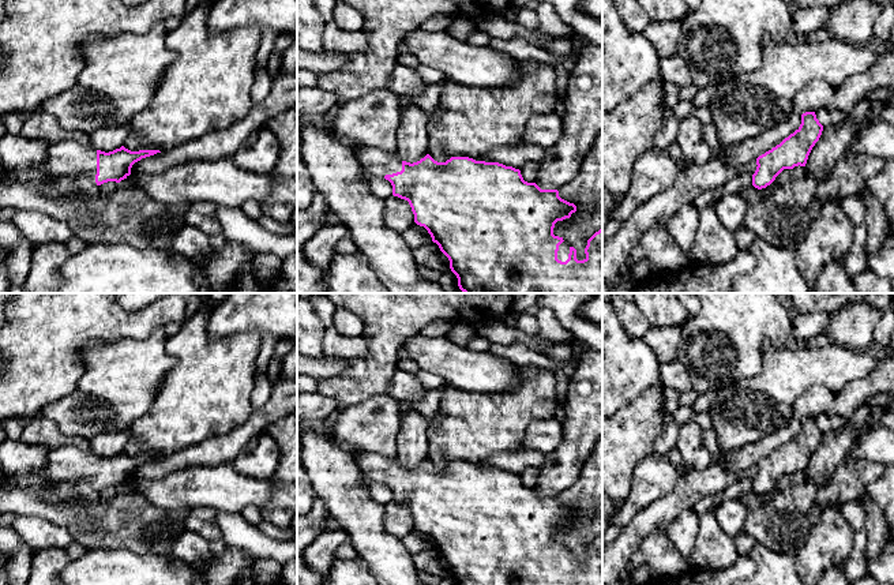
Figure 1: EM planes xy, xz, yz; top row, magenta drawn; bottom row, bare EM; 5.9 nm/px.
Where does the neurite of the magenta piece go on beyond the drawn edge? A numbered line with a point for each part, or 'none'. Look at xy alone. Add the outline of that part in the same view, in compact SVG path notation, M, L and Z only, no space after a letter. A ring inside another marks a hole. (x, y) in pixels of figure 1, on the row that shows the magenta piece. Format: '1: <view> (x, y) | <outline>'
1: xy (70, 158) | M74 140L59 142L49 146L48 160L40 166L44 175L59 179L71 177L76 180L80 176L91 177L95 181L97 175L97 149L93 145L83 146Z

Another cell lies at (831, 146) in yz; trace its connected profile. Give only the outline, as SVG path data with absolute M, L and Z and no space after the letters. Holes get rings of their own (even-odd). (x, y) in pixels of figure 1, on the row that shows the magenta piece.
M861 101L850 110L845 123L823 127L805 164L818 184L827 179L835 162L845 155L848 145L857 136L857 127L865 121L868 109L867 102Z

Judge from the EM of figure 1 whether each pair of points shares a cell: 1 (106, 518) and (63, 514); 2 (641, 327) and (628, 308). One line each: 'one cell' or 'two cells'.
1: one cell
2: one cell

